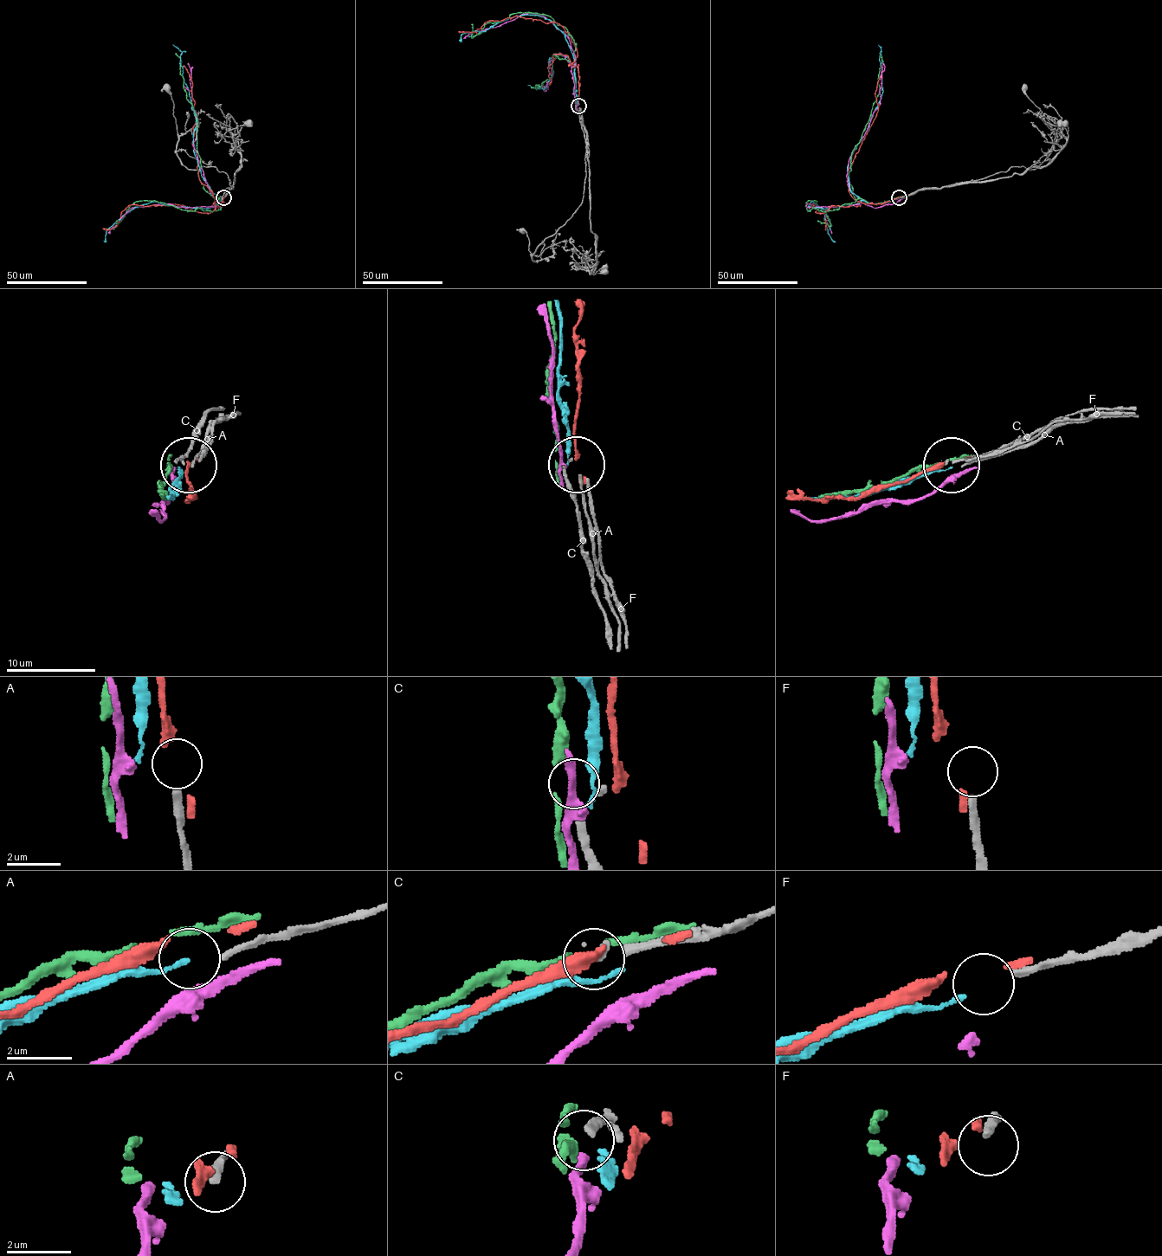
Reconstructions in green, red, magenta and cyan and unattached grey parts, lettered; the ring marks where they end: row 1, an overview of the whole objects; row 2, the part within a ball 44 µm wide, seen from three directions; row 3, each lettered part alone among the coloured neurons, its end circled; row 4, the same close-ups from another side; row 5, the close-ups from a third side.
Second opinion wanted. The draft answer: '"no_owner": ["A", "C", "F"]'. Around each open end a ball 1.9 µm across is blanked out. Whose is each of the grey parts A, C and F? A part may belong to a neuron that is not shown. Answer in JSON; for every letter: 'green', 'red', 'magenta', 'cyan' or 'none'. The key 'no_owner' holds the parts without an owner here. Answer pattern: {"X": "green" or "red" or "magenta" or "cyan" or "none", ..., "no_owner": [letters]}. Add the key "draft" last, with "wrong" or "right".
{"A": "none", "C": "none", "F": "none", "no_owner": ["A", "C", "F"], "draft": "right"}

